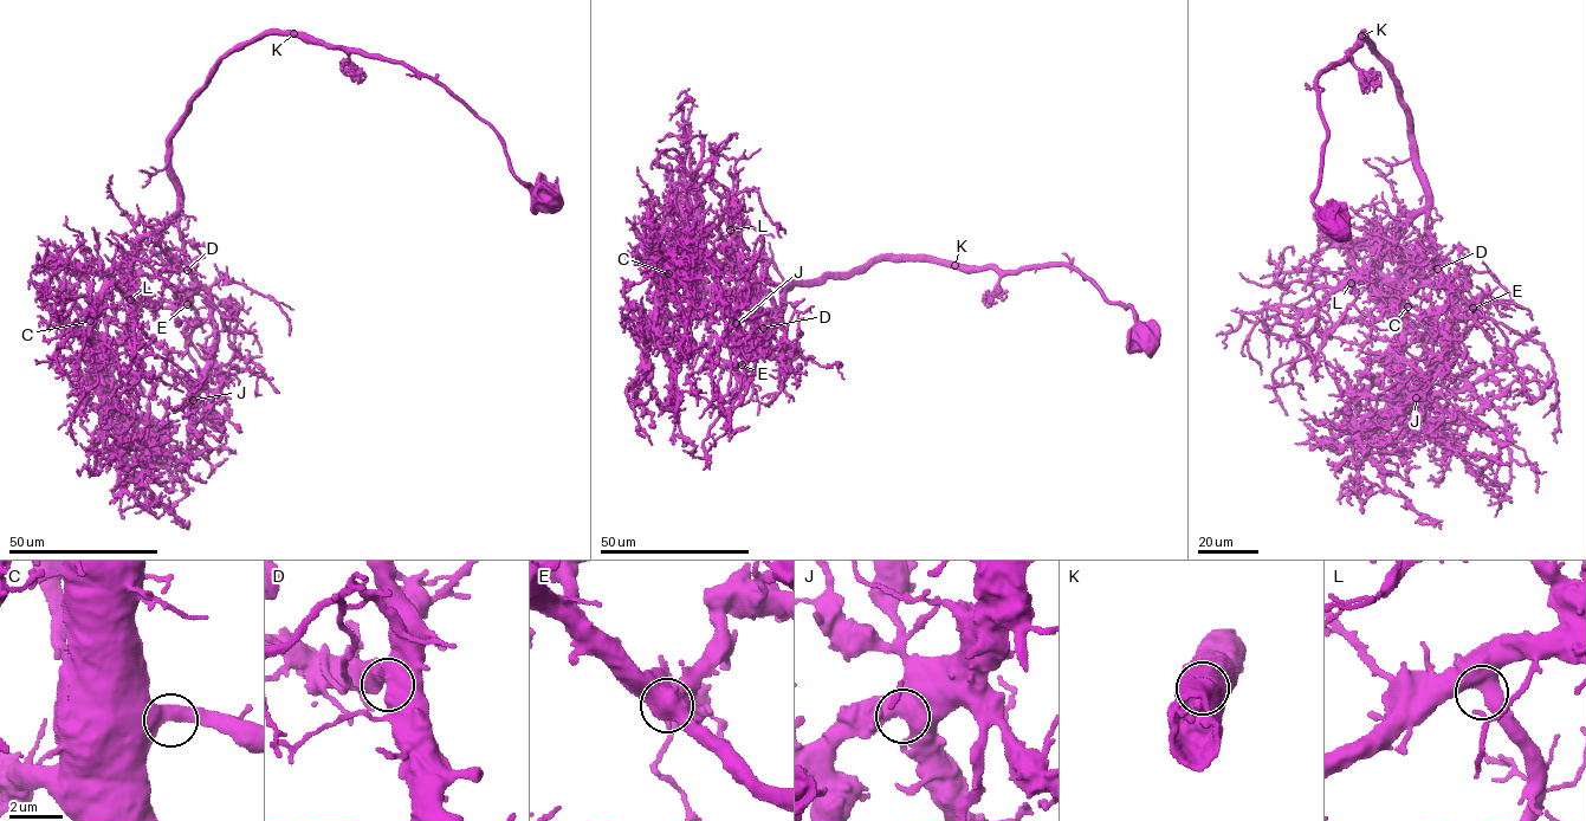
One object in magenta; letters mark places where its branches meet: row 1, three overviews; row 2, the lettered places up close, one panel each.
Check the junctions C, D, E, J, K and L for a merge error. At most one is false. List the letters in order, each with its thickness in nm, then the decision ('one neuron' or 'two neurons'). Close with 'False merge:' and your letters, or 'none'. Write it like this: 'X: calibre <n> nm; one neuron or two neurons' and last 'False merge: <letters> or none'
C: calibre 550 nm; one neuron
D: calibre 600 nm; one neuron
E: calibre 650 nm; one neuron
J: calibre 650 nm; one neuron
K: calibre 850 nm; one neuron
L: calibre 600 nm; one neuron
False merge: none

